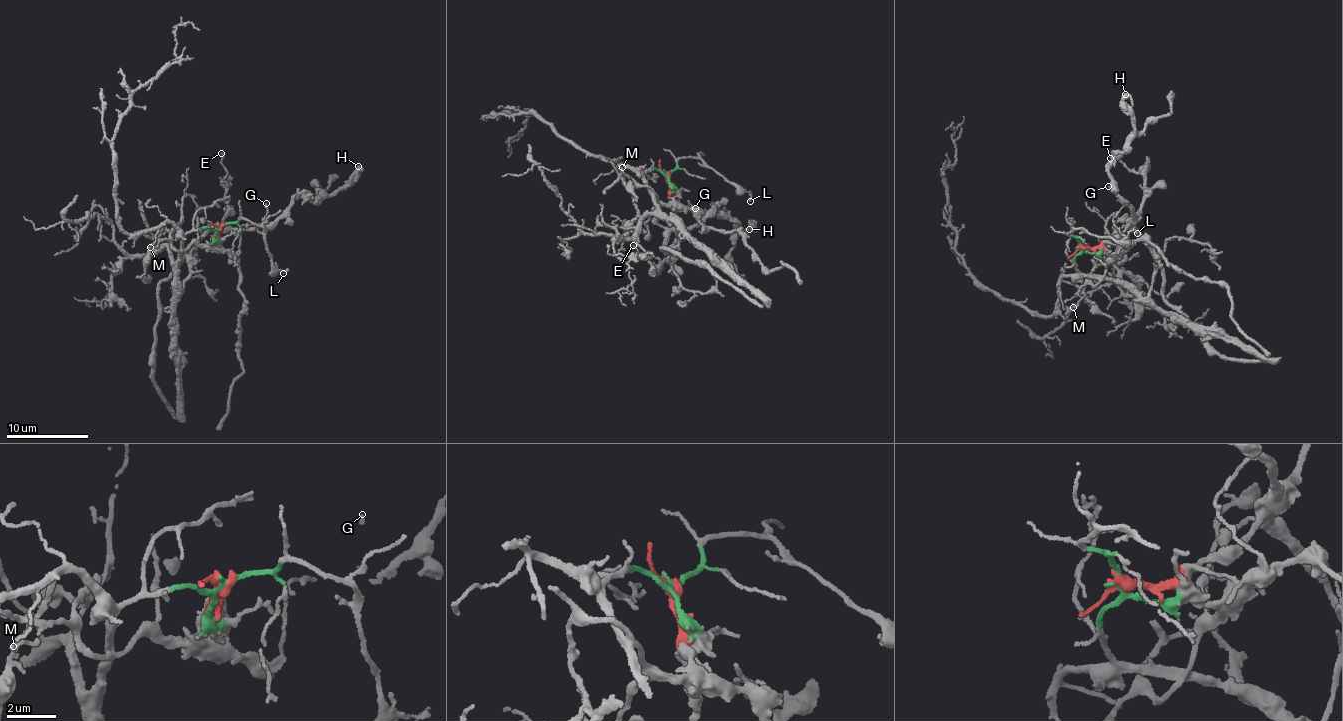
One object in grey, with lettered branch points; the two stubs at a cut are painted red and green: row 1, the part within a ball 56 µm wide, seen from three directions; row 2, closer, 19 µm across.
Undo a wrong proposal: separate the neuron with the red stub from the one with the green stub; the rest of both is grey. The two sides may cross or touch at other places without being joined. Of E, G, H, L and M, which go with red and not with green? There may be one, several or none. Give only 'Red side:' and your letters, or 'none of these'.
Red side: E, G, H

